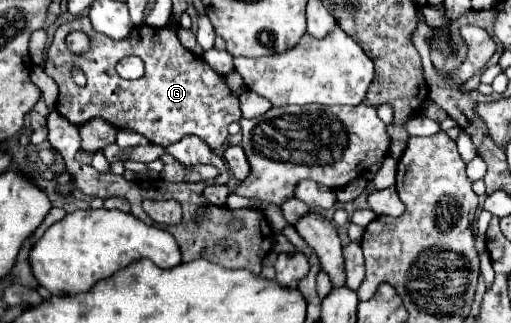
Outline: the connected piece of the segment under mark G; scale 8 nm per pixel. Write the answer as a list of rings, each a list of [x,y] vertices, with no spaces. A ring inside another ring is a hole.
[[[77,16],[57,28],[43,70],[59,84],[55,108],[69,122],[81,126],[87,120],[101,116],[115,128],[135,130],[159,146],[169,146],[187,134],[195,134],[205,140],[211,150],[217,150],[229,136],[229,124],[241,118],[239,100],[227,88],[225,78],[215,74],[199,56],[187,52],[177,40],[173,28],[137,26],[131,38],[113,42],[105,34],[93,30],[89,16]],[[73,30],[89,34],[89,52],[77,56],[67,50],[65,36]],[[125,56],[139,56],[145,62],[145,74],[139,80],[123,80],[115,72],[115,64]],[[73,70],[85,74],[85,88],[79,88],[73,82]]]

